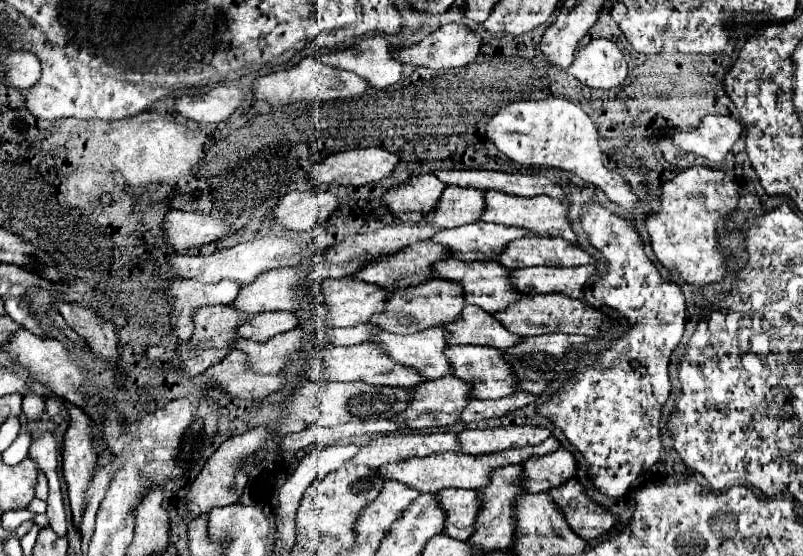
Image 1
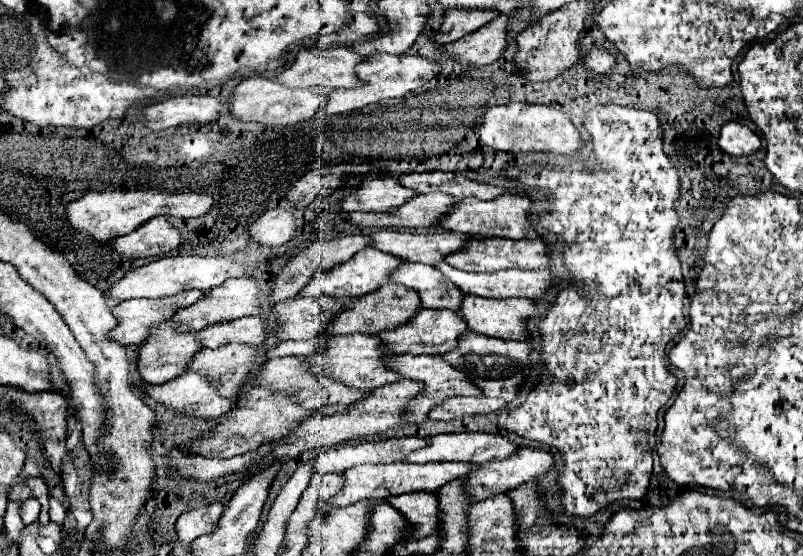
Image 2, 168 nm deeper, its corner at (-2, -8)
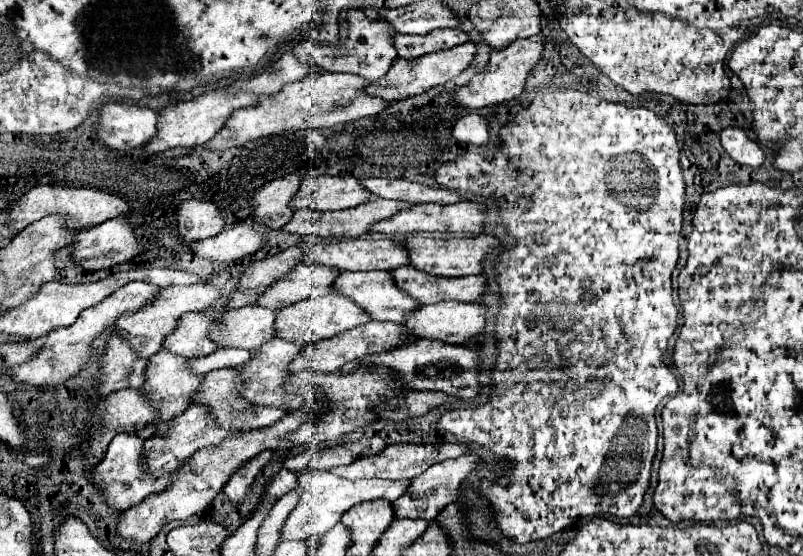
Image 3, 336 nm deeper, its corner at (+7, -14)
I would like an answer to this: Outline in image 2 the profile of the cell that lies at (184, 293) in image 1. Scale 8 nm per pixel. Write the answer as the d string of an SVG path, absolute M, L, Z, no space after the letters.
M185 290L175 296L119 302L111 308L113 316L117 318L117 326L113 332L109 332L109 338L123 346L141 344L147 338L151 326L169 320L173 312L197 302L201 296L201 290Z

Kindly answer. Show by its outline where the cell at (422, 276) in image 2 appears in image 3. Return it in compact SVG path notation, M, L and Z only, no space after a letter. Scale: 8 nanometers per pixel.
M342 272L334 288L338 294L358 302L372 320L402 322L412 310L420 308L420 302L416 302L414 298L408 298L408 294L400 294L400 290L392 286L392 278L388 278L388 272Z

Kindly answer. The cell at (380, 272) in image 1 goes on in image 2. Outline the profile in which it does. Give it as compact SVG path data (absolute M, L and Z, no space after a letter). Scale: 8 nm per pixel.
M363 248L359 250L351 260L337 264L329 270L317 270L309 284L299 292L299 296L333 296L333 298L357 298L363 296L365 292L371 292L373 288L379 288L381 284L385 284L385 272L389 272L389 268L395 268L401 260L397 260L395 256L389 256L385 252L377 252L375 248Z

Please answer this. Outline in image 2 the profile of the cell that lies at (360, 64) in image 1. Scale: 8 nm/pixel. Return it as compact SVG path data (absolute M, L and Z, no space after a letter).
M307 48L301 50L293 62L291 68L283 70L277 76L277 82L287 86L287 88L353 88L355 84L361 84L361 80L357 80L355 74L355 64L363 62L363 58L353 52L351 48Z

